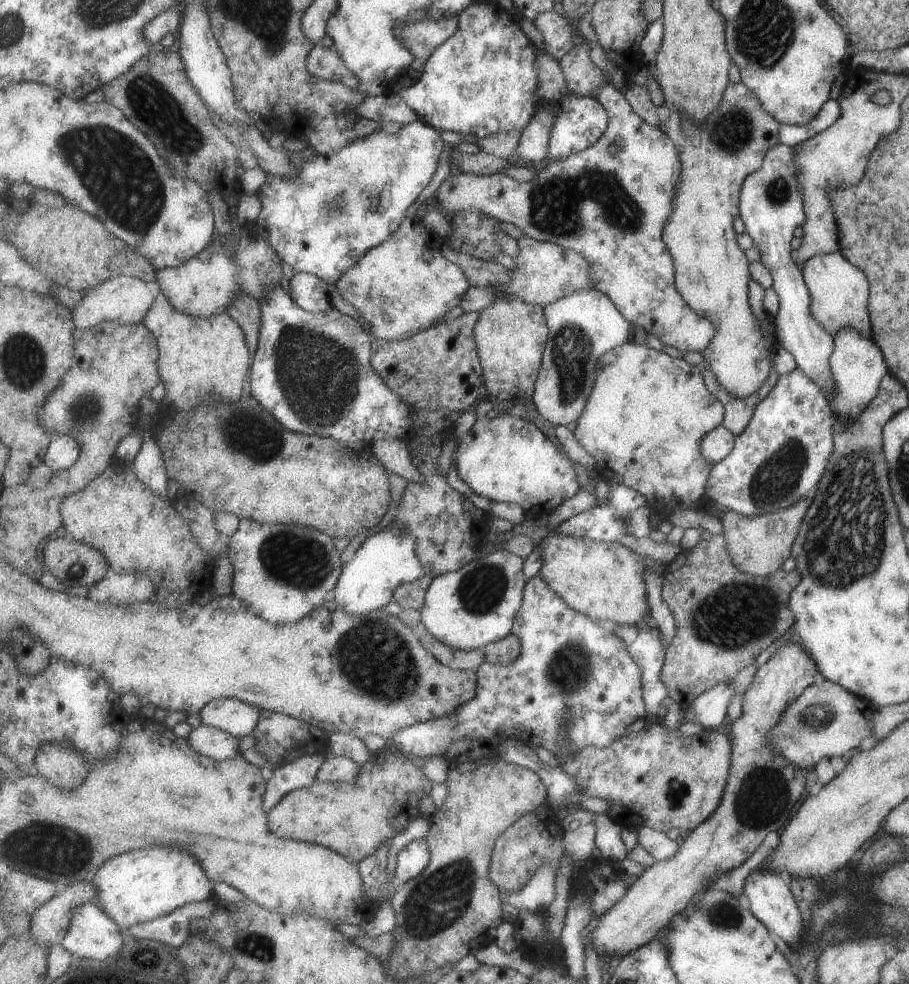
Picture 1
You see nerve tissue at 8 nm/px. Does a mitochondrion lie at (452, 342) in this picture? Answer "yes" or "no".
no

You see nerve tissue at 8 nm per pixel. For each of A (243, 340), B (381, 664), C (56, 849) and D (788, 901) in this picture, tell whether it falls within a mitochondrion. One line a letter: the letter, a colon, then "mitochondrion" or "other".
A: other
B: mitochondrion
C: mitochondrion
D: other

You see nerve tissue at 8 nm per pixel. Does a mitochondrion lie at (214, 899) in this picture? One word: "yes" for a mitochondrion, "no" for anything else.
no

